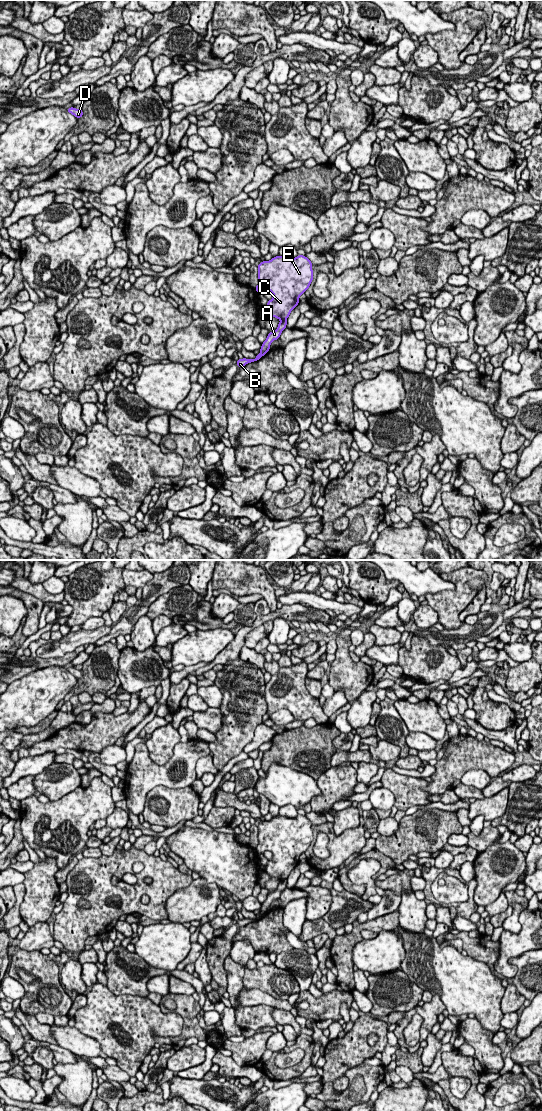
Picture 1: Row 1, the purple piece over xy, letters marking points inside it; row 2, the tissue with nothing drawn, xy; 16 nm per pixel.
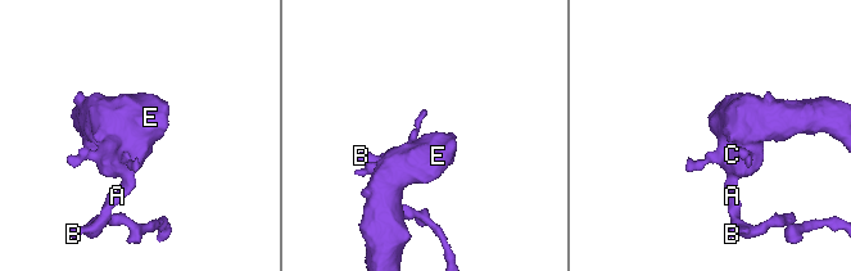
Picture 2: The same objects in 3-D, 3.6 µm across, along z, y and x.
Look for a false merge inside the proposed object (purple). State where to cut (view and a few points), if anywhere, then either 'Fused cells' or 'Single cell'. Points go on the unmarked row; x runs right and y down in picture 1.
Split along xy (281, 879), (286, 880). Fused cells

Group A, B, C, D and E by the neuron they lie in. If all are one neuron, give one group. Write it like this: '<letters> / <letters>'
A B / C D E

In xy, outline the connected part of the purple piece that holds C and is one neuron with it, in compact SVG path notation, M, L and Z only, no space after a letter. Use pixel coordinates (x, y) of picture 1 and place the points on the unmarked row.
M303 815L296 818L287 818L285 816L276 816L271 820L259 823L258 827L258 845L255 850L259 853L270 851L273 854L271 860L262 869L270 876L279 880L287 880L291 871L299 864L300 856L311 845L313 841L313 830L311 821Z

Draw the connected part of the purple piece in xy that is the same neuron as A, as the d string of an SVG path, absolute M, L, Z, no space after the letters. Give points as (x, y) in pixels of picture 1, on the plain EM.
M281 880L278 884L278 887L276 890L271 891L266 900L262 903L261 909L260 909L260 913L258 915L256 915L255 919L239 919L237 920L237 926L238 927L244 927L246 924L248 923L252 923L255 922L257 920L259 920L262 916L264 916L269 910L270 910L270 905L274 900L278 900L282 891L287 888L287 880Z

